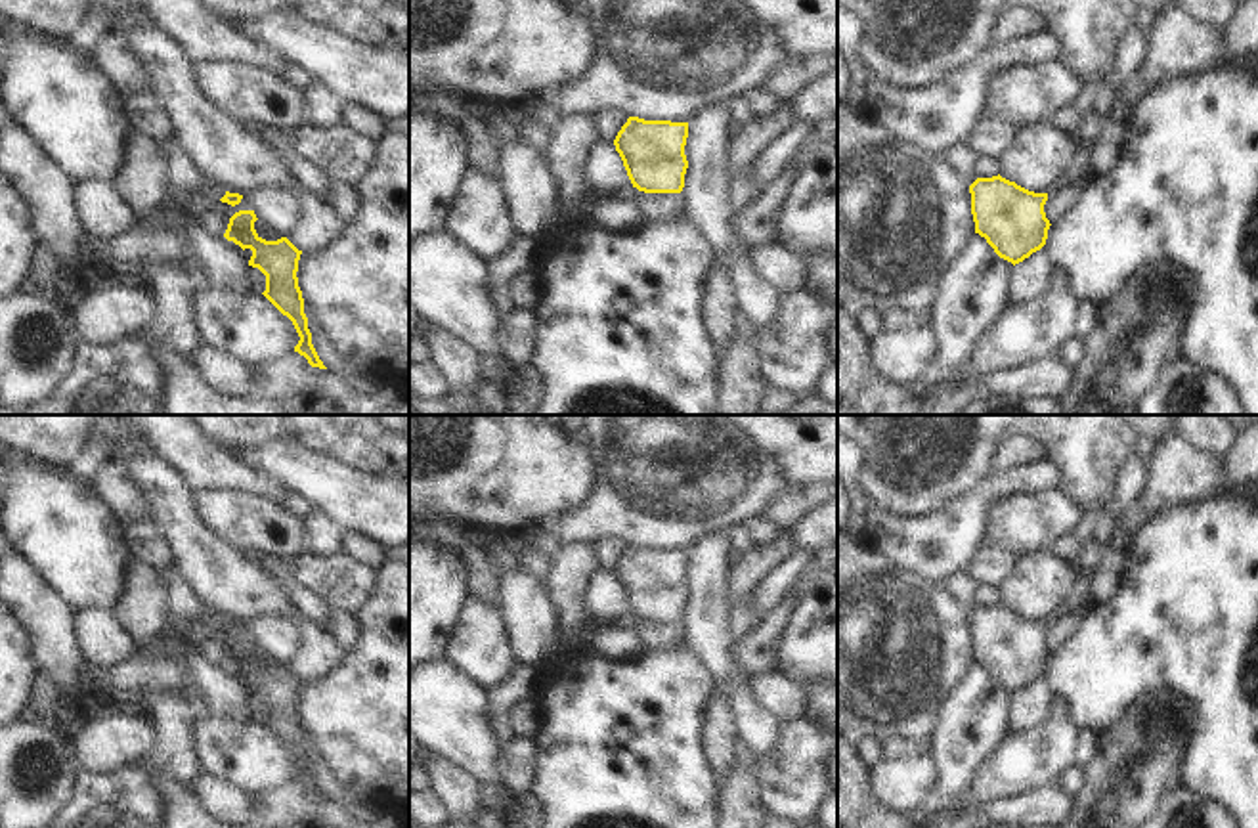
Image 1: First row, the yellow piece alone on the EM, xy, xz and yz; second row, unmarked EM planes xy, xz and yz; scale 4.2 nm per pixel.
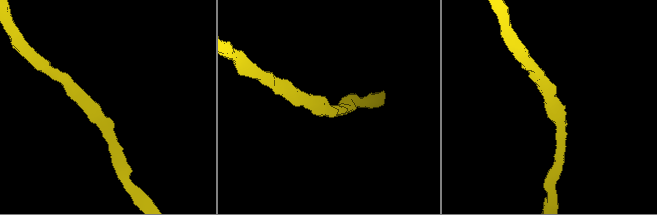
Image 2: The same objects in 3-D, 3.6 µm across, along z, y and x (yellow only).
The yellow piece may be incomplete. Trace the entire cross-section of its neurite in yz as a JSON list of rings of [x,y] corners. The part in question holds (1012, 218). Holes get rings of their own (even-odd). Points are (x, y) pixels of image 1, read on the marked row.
[[[1000,174],[977,178],[969,185],[969,193],[975,233],[985,237],[1000,258],[1015,266],[1046,245],[1048,229],[1052,226],[1044,212],[1048,193],[1029,191]]]

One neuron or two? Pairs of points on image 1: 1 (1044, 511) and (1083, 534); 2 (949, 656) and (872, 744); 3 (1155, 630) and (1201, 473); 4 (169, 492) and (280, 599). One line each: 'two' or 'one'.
1: two
2: two
3: two
4: one

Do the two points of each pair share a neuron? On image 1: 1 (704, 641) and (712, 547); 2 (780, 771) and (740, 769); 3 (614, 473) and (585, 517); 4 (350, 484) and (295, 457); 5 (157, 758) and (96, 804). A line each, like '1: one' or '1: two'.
1: one
2: two
3: one
4: one
5: one

